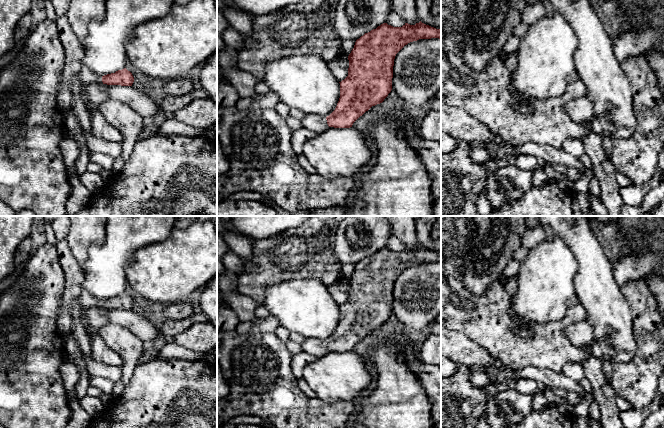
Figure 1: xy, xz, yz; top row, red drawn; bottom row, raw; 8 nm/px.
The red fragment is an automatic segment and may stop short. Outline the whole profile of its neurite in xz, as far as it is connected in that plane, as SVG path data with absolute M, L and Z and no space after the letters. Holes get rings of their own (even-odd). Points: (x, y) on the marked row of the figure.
M383 23L376 29L365 33L356 40L348 56L348 76L340 83L340 98L335 110L326 118L319 115L306 115L302 120L303 128L317 134L329 127L350 128L353 123L372 106L380 104L392 90L393 66L396 54L408 43L419 39L441 39L441 29L429 25L405 23L402 27L393 27Z

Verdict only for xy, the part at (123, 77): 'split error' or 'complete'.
split error

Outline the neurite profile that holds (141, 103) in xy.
M103 85L106 88L109 99L128 105L142 118L155 117L163 113L160 104L154 102L150 96L133 86Z

